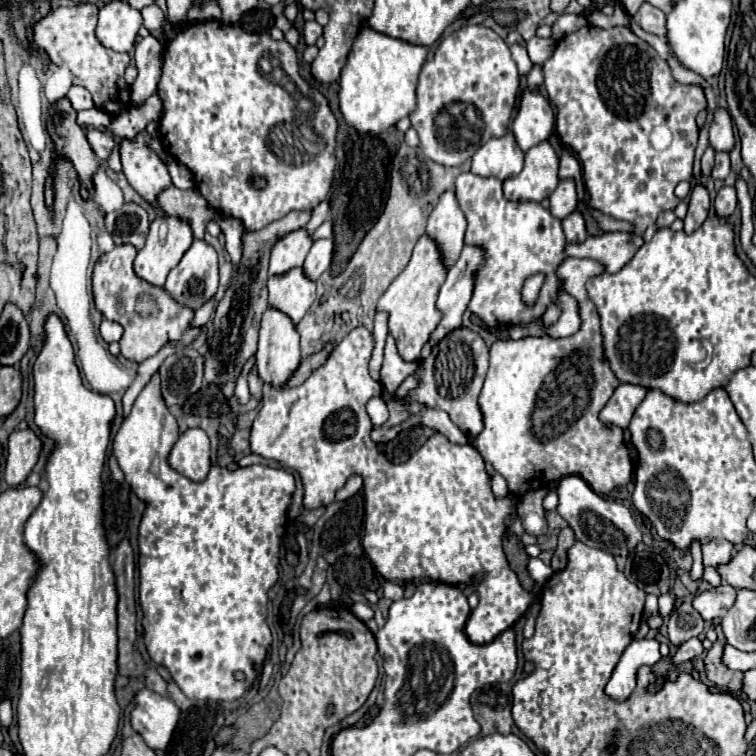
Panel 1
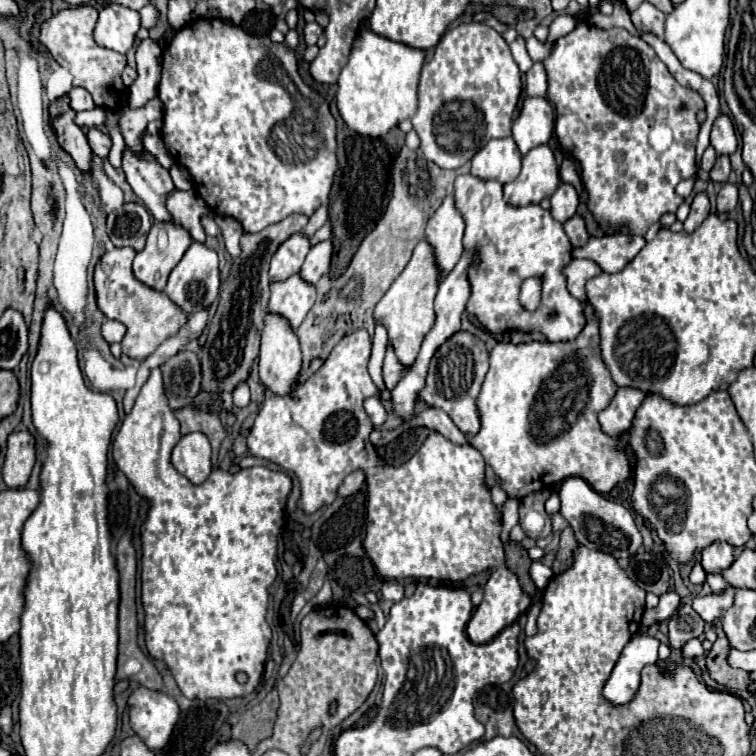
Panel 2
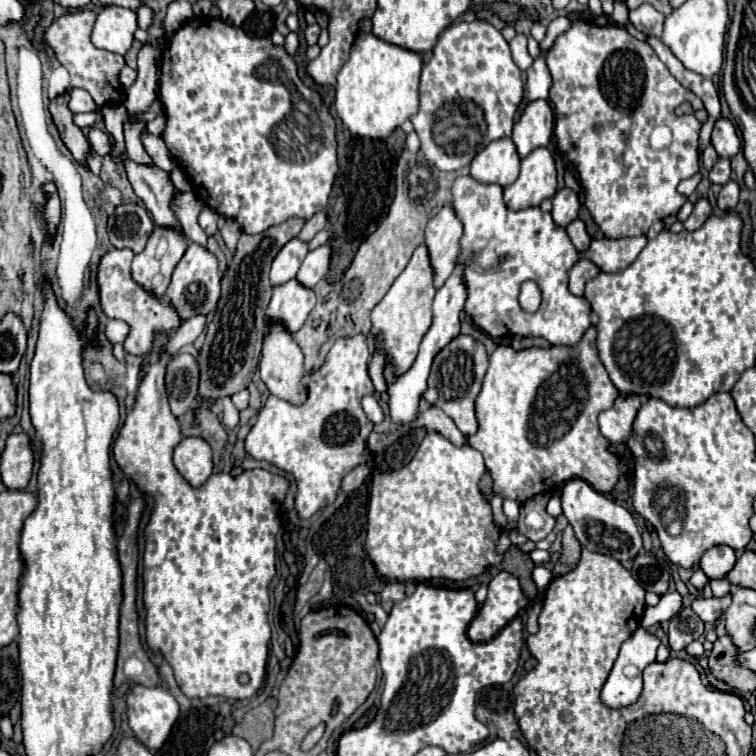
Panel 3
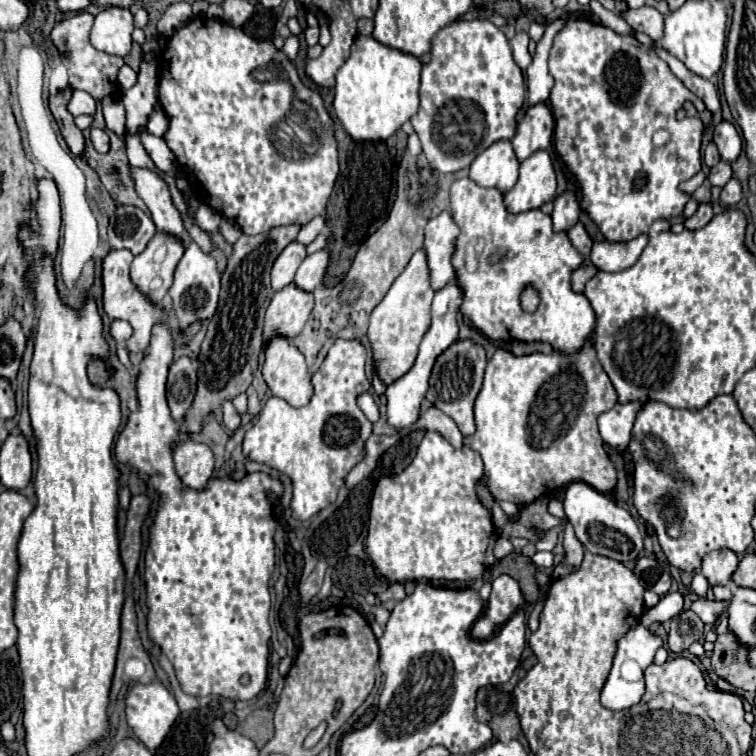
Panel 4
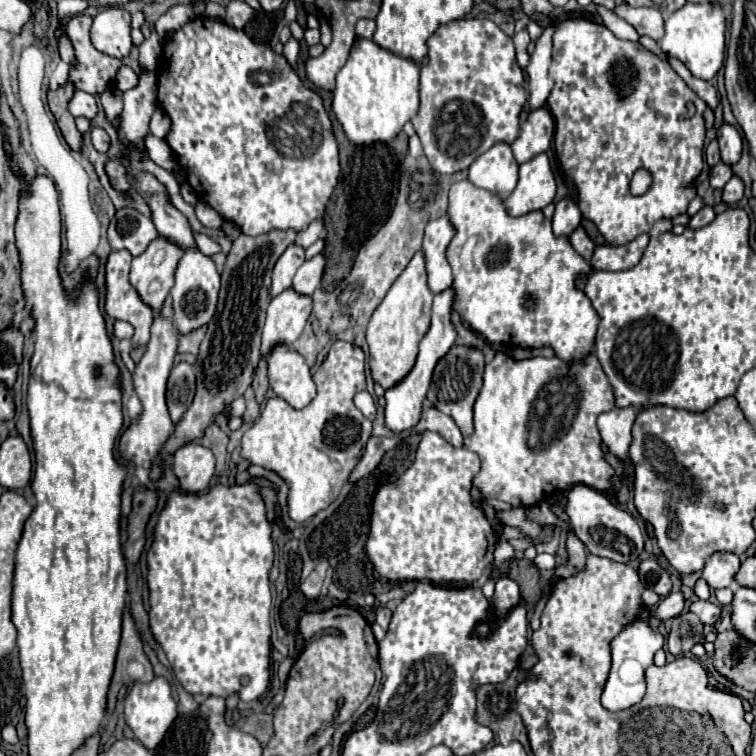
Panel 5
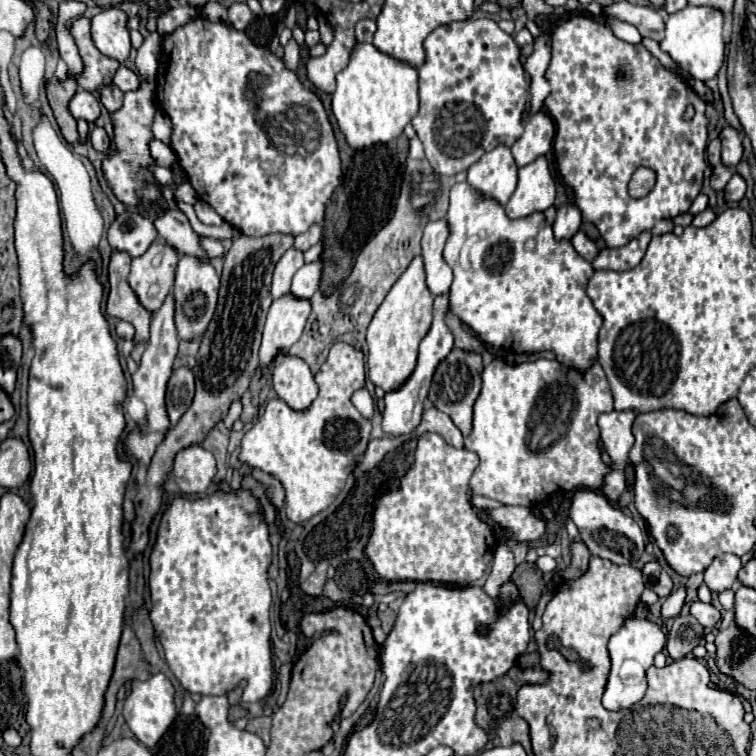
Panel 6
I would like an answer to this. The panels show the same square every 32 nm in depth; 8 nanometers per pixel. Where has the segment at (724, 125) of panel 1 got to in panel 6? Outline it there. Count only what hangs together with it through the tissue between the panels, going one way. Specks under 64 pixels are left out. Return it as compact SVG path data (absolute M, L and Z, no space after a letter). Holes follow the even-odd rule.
M730 126L722 128L720 140L722 140L722 162L724 162L724 166L734 168L742 158L742 140L740 140L738 132Z

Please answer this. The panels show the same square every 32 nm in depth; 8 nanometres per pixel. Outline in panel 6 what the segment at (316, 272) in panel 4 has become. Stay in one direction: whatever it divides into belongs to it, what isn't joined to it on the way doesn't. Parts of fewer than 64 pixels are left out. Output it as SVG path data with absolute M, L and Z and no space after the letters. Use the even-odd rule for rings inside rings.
M322 258L304 264L304 266L296 272L296 276L294 276L294 280L292 280L290 292L292 292L294 296L298 296L298 298L312 298L312 294L314 294L314 292L318 290L318 286L320 286L322 266L324 266L324 264L322 264Z

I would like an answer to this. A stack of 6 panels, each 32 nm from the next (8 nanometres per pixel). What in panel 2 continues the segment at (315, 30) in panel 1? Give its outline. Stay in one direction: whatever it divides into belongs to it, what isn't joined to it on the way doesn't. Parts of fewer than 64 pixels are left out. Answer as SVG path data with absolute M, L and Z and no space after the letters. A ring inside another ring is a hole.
M308 22L308 24L306 24L306 28L304 28L304 38L306 38L306 44L308 44L308 46L316 44L316 40L318 40L320 34L322 34L322 28L320 28L318 22Z

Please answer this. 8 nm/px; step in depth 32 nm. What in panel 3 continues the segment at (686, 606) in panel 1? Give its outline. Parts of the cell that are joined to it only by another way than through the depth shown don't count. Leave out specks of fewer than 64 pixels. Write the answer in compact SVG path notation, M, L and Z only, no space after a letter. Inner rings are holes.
M684 606L670 620L668 640L672 650L684 650L692 640L698 640L704 634L704 622L690 606Z

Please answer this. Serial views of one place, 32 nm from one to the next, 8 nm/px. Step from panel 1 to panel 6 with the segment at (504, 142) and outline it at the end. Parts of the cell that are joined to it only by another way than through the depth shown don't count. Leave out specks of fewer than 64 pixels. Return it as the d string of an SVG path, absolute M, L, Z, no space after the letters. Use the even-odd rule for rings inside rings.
M496 146L468 168L468 182L500 204L508 202L516 188L516 180L518 166L508 146Z

